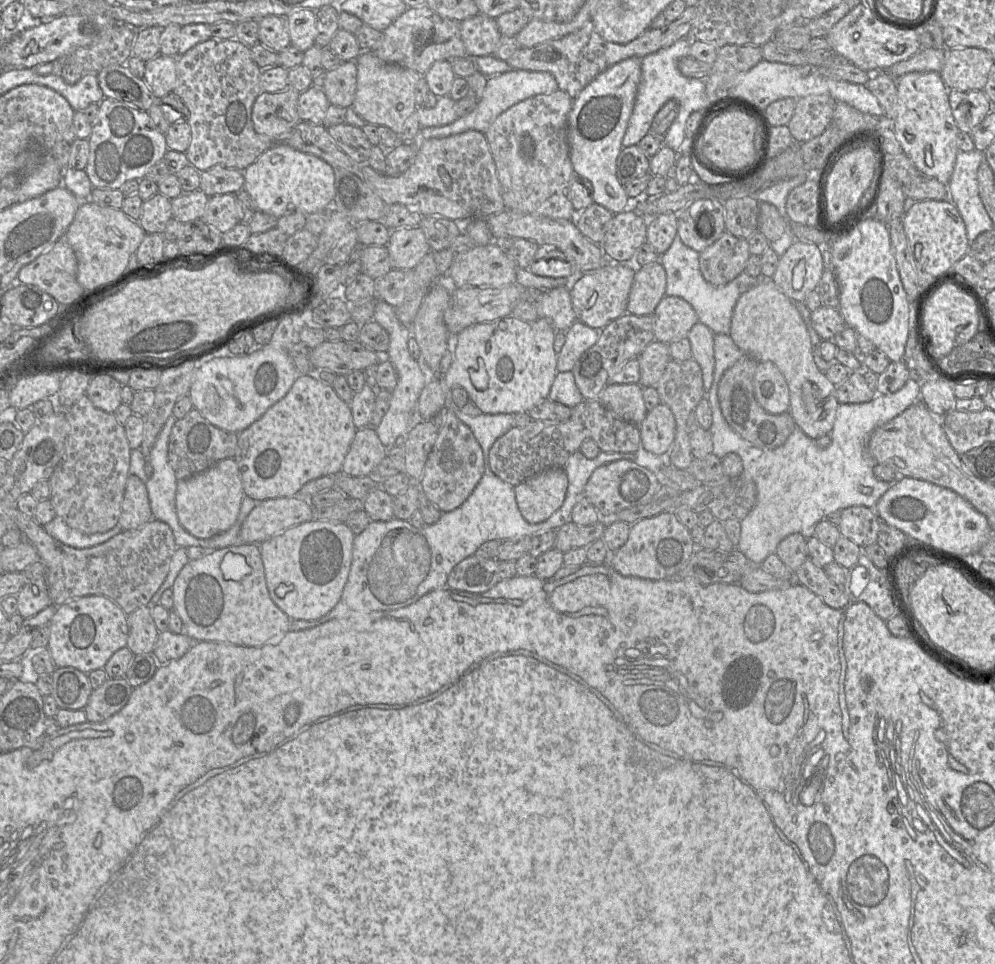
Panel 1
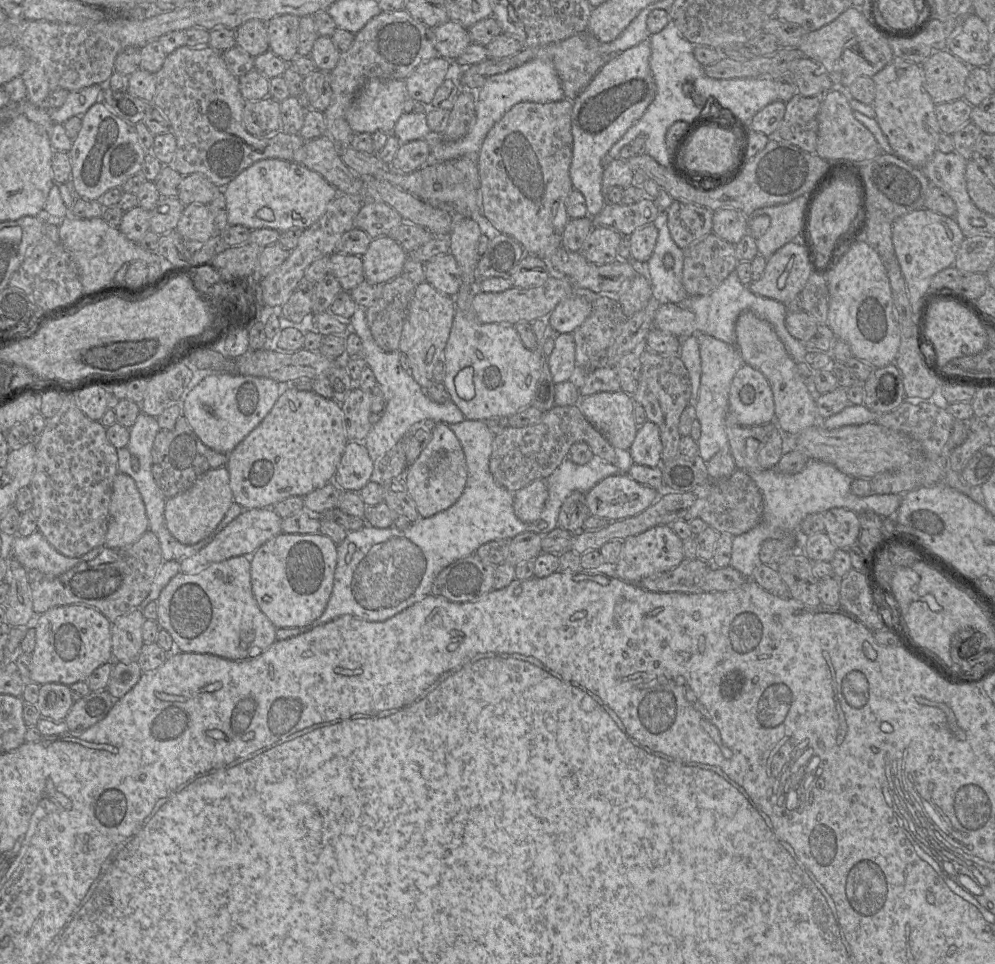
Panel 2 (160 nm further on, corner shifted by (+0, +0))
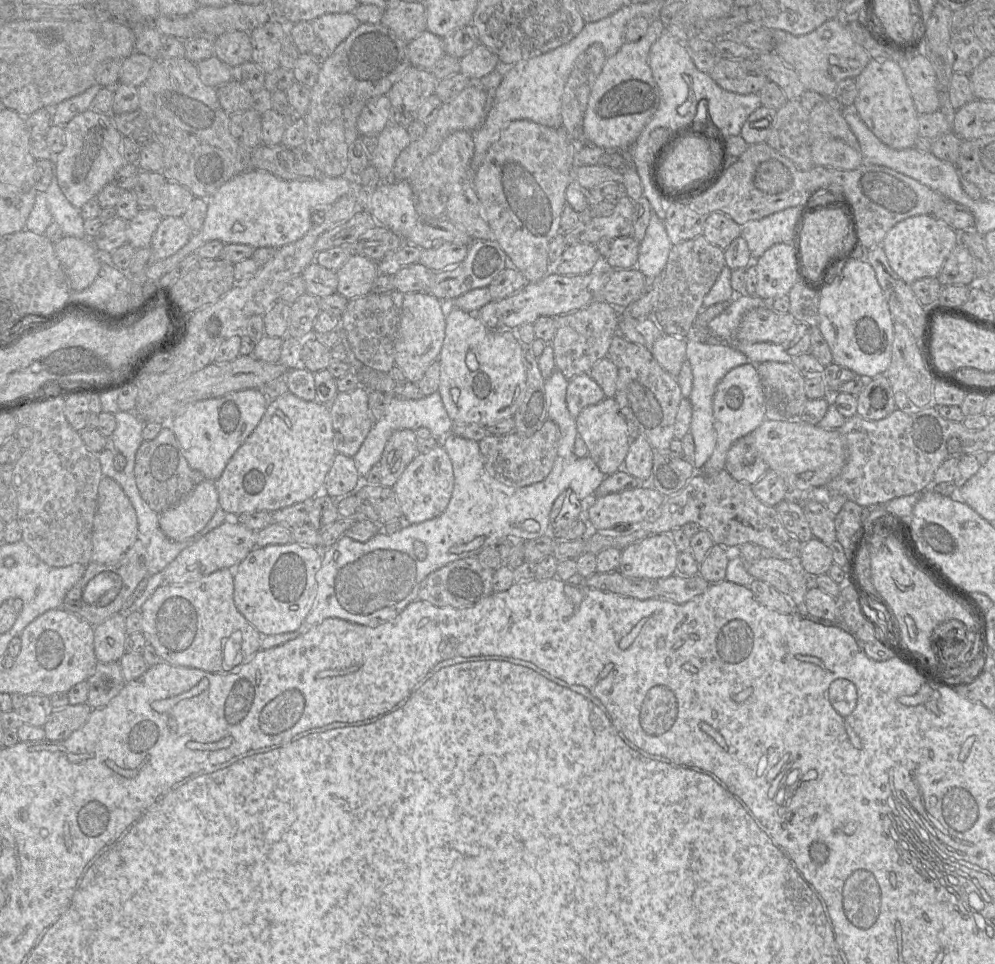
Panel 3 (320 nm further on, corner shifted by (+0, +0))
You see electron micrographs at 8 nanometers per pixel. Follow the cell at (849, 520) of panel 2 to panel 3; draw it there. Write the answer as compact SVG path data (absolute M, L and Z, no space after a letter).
M807 499L801 503L810 525L813 537L826 545L837 541L835 516L827 507L816 499Z

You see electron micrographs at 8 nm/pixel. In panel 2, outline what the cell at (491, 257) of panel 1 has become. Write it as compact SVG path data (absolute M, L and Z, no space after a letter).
M451 253L430 259L424 269L426 282L443 294L456 296L462 284L462 272Z

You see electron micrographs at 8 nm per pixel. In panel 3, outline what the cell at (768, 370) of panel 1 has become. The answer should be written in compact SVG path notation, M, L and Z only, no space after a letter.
M748 362L737 366L731 369L718 383L713 398L716 445L710 458L697 472L710 474L725 469L726 455L732 444L752 433L766 419L765 391L761 385L756 365Z

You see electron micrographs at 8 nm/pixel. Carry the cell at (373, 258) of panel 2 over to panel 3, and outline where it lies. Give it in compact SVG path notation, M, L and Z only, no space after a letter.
M352 254L336 273L337 293L348 300L370 293L374 281L380 275L377 261L358 254Z

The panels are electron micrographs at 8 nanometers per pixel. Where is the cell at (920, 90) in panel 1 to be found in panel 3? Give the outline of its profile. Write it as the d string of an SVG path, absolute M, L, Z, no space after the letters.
M871 59L864 70L855 78L858 95L851 105L866 126L883 143L894 149L907 149L915 145L919 137L919 114L915 108L911 92L907 85L903 63L897 59Z

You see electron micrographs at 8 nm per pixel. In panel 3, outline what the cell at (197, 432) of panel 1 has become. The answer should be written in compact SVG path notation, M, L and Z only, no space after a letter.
M173 420L164 421L158 436L143 441L136 452L134 475L138 490L147 505L158 514L178 504L200 482L204 475L193 469L183 454L179 441L173 432Z

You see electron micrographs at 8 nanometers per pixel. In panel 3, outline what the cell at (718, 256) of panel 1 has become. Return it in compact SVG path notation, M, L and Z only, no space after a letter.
M703 234L672 245L662 273L660 295L653 311L653 319L663 333L672 336L688 334L703 308L705 295L716 282L724 266L724 250L709 242Z

